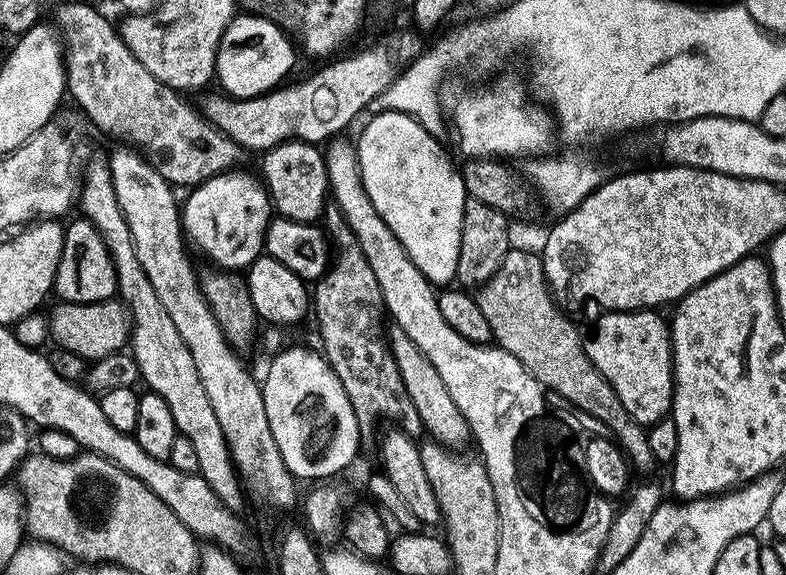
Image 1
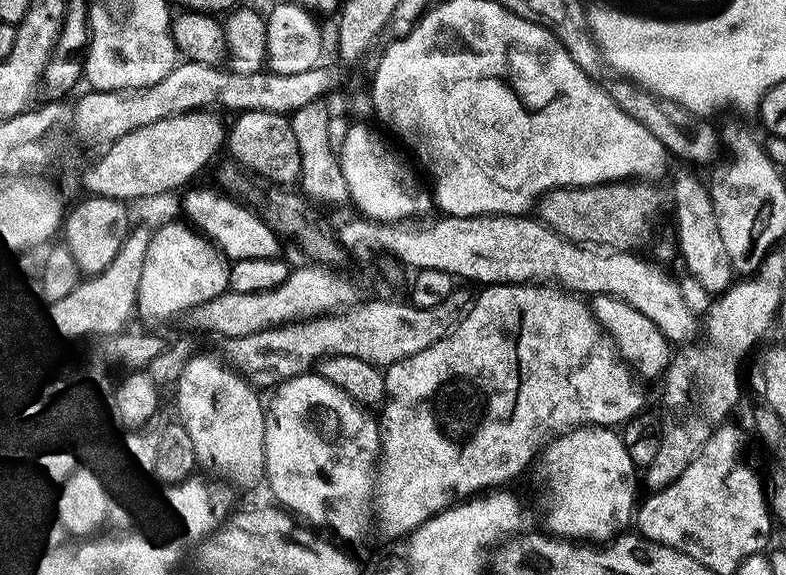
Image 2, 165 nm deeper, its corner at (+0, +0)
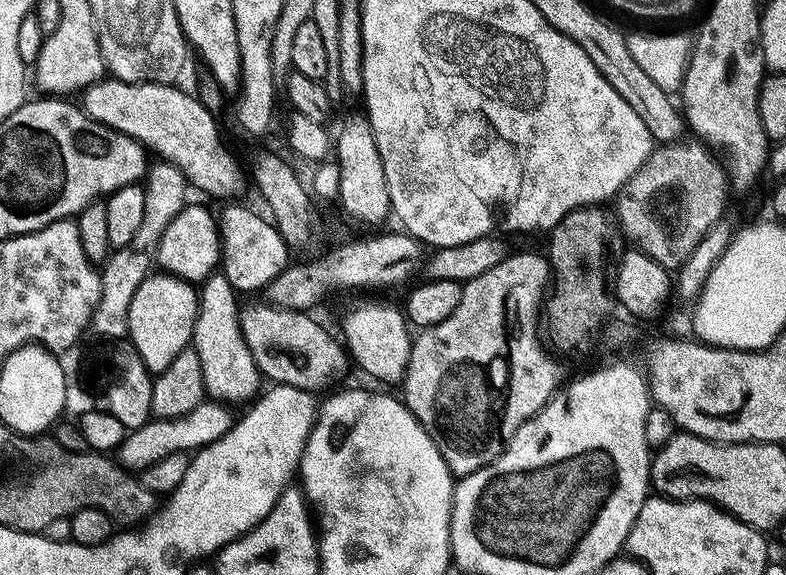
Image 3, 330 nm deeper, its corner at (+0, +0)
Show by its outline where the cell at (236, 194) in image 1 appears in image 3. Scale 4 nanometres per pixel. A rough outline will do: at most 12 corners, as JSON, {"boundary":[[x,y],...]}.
{"boundary":[[149,275],[129,337],[161,374],[193,343],[201,295],[187,280]]}

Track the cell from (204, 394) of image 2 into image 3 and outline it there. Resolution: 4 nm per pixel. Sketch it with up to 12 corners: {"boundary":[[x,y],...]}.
{"boundary":[[222,272],[204,282],[192,348],[206,393],[249,403],[264,380]]}

